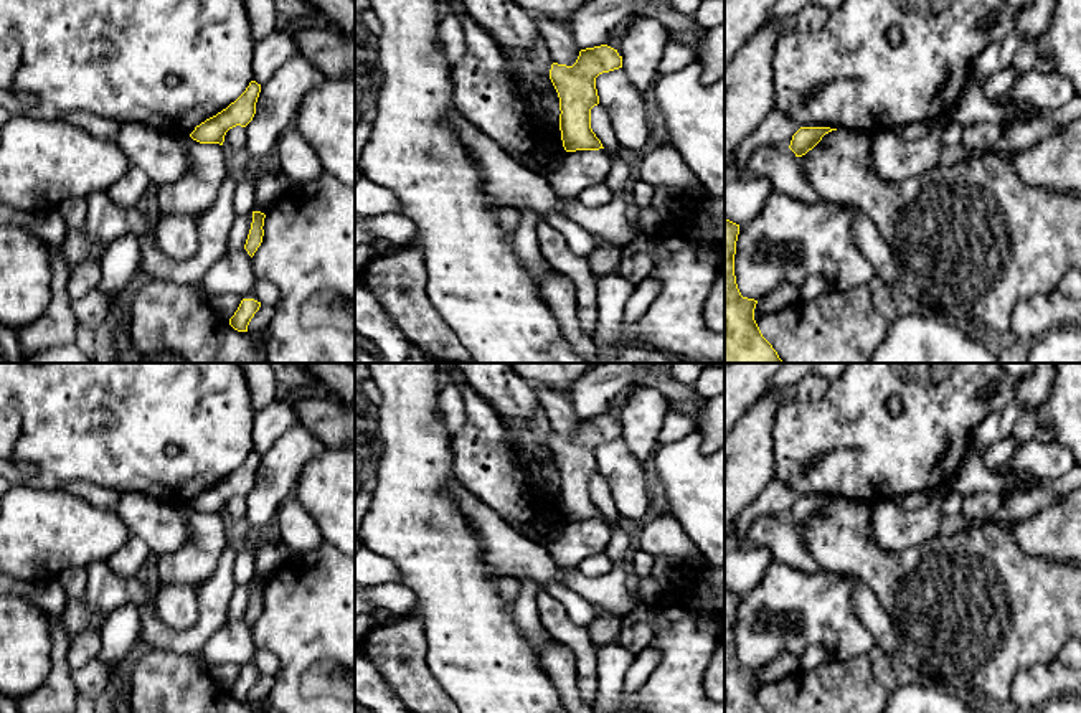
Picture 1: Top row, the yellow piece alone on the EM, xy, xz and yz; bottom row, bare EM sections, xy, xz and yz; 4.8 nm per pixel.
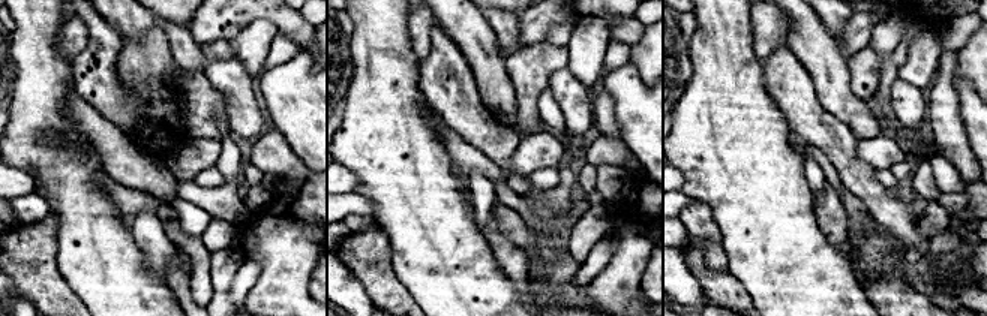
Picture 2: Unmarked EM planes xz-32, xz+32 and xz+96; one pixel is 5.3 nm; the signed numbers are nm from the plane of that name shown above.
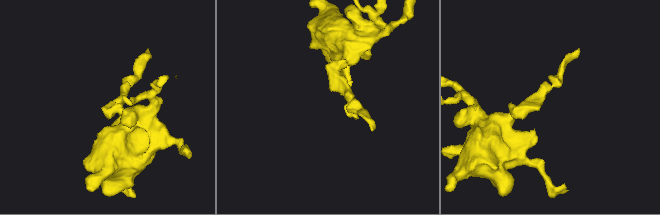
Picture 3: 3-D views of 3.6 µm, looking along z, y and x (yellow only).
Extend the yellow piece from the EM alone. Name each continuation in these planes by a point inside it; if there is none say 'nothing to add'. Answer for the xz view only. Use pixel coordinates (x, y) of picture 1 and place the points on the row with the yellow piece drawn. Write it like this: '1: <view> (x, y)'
nothing to add

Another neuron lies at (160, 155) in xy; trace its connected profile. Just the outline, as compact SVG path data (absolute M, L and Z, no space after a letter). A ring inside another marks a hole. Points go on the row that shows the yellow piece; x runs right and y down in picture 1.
M122 122L114 139L130 167L144 170L157 187L182 178L186 155L182 139L139 122Z

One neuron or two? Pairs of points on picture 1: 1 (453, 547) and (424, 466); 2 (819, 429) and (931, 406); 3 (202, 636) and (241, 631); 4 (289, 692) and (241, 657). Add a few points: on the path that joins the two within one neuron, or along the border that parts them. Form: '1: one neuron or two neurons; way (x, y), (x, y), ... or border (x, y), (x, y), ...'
1: one neuron; way (434, 527), (433, 519), (424, 510), (424, 486)
2: one neuron; way (847, 429), (903, 429)
3: two neurons; border (226, 619), (200, 649)
4: two neurons; border (251, 628), (251, 637), (258, 647)

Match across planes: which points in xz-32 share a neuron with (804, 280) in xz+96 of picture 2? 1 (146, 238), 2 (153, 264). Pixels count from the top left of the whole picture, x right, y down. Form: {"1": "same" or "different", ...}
{"1": "different", "2": "different"}

